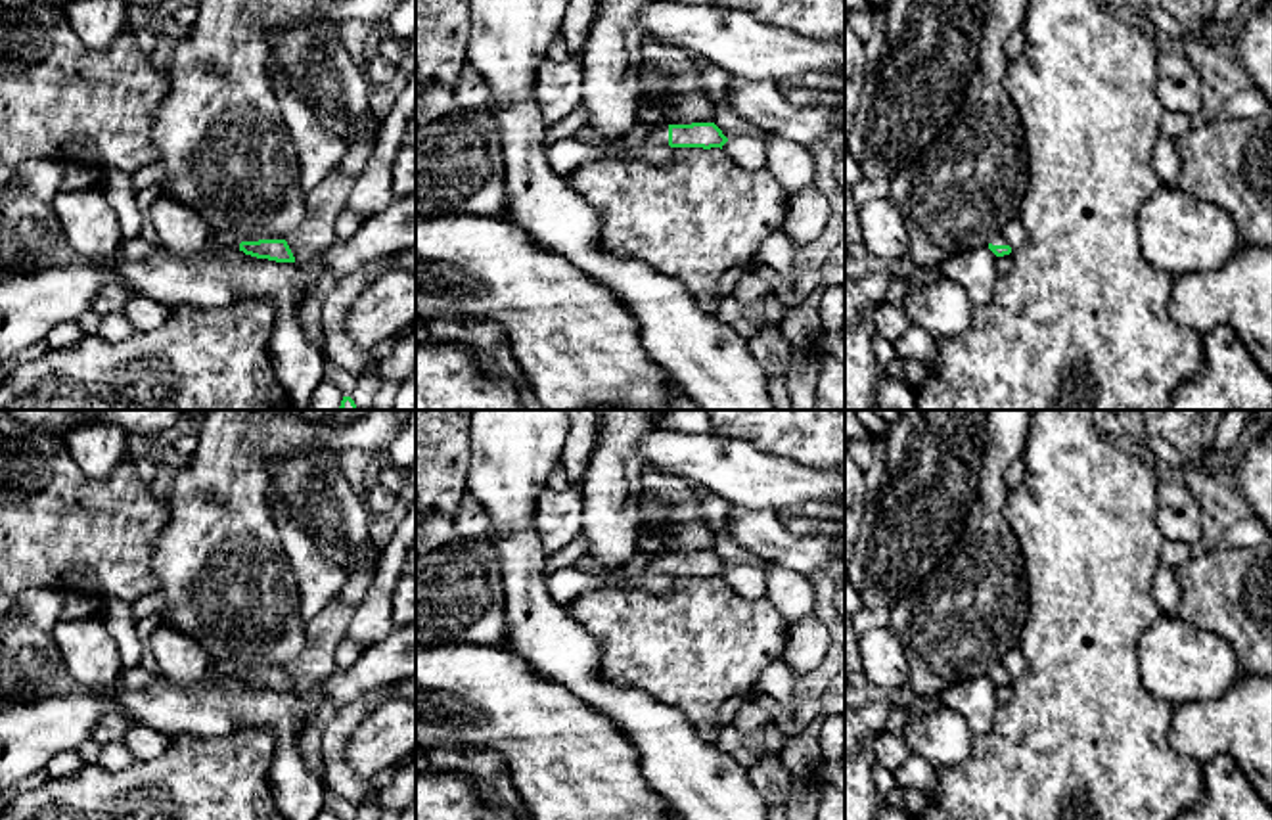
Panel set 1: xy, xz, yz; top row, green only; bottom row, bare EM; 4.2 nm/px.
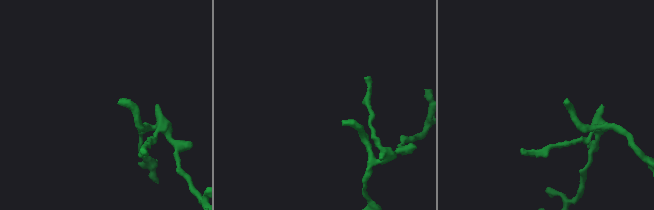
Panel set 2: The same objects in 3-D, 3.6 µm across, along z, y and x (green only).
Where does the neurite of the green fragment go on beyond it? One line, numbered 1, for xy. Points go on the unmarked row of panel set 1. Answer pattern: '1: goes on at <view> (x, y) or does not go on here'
1: goes on at xy (228, 669)

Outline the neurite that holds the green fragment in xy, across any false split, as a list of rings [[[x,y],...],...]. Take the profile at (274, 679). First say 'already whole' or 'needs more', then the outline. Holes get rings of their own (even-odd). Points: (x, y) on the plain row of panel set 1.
needs more; [[[213,663],[211,665],[218,674],[234,676],[245,684],[257,688],[268,688],[276,692],[295,692],[295,686],[285,669],[259,669],[259,671],[241,671],[234,663]]]

